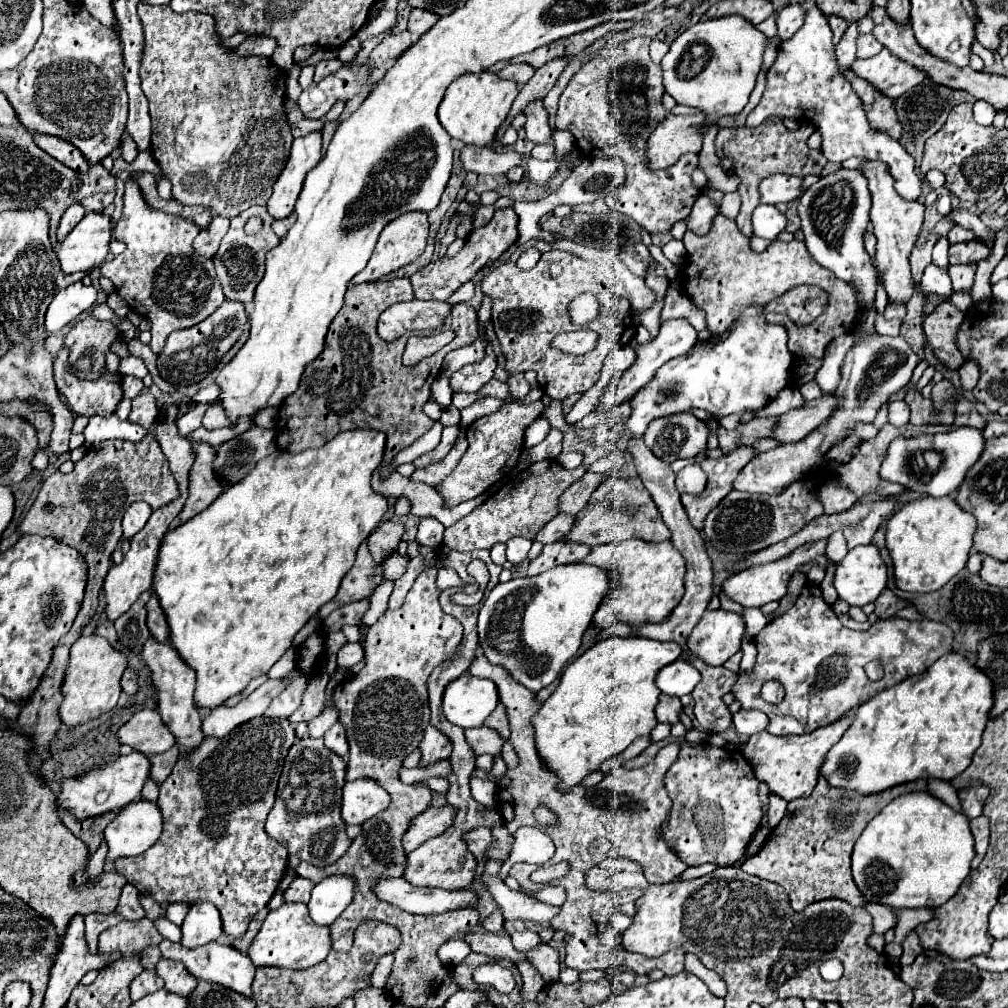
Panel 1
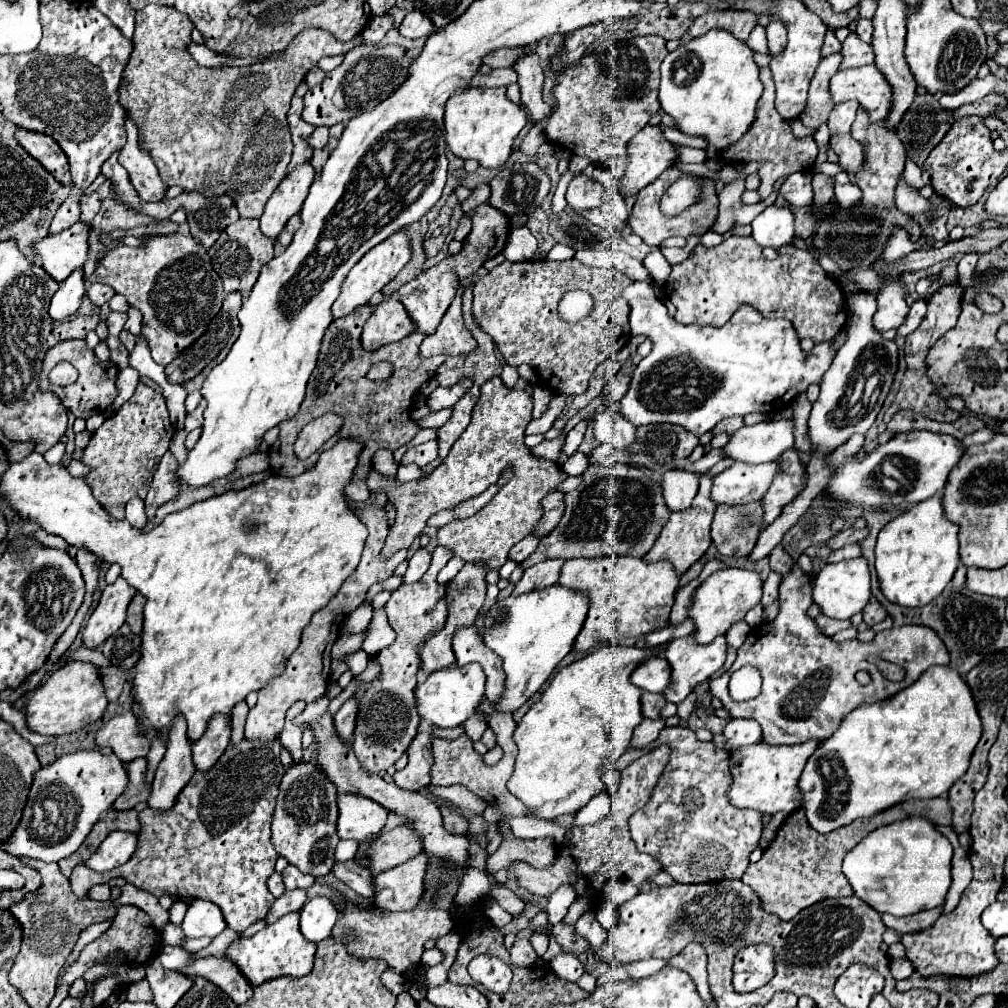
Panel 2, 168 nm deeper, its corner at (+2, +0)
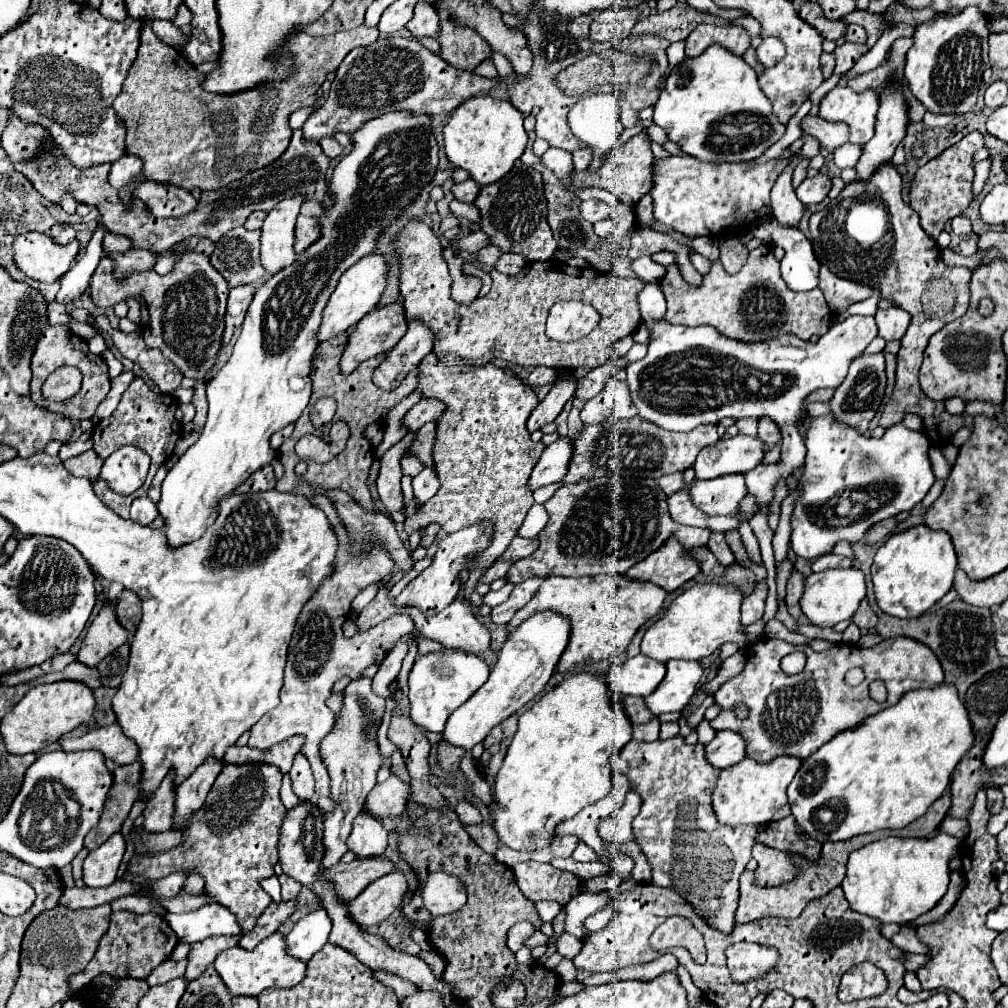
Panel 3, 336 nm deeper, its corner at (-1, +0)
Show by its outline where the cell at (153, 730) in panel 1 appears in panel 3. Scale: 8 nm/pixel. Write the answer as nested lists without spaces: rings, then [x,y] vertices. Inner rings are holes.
[[[117,723],[93,729],[79,739],[61,739],[59,743],[65,751],[81,751],[81,749],[99,751],[105,759],[111,759],[115,765],[133,763],[139,755],[137,745],[123,735]]]

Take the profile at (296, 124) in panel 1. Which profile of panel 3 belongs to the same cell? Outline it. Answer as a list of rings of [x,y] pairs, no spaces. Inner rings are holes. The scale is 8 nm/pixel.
[[[325,139],[321,141],[321,147],[323,147],[323,153],[329,157],[329,159],[335,159],[343,153],[343,147],[335,141],[335,139]]]

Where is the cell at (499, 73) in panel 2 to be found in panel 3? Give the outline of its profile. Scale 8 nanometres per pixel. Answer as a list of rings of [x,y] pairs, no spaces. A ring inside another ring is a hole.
[[[379,37],[375,43],[353,49],[343,63],[339,65],[337,77],[331,85],[329,99],[323,107],[315,109],[315,113],[309,115],[309,119],[303,125],[303,139],[319,143],[323,137],[333,137],[335,133],[355,133],[361,129],[367,121],[381,117],[391,111],[409,111],[413,115],[437,115],[437,113],[451,113],[455,107],[459,107],[465,99],[489,91],[495,85],[495,79],[483,79],[471,71],[461,71],[457,67],[451,67],[445,63],[439,55],[425,49],[415,39],[403,39],[403,37]]]

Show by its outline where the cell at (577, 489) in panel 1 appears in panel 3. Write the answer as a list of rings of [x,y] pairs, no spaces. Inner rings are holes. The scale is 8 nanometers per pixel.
[[[515,537],[509,545],[509,549],[499,557],[499,561],[517,561],[523,557],[529,557],[529,553],[533,553],[537,549],[537,537],[535,539],[521,539]]]

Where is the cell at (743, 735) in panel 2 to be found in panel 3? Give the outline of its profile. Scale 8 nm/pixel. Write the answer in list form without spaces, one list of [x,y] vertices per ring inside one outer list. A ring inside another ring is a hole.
[[[721,731],[715,735],[711,743],[705,745],[705,759],[715,769],[727,769],[731,765],[737,765],[745,757],[745,743],[737,733]]]

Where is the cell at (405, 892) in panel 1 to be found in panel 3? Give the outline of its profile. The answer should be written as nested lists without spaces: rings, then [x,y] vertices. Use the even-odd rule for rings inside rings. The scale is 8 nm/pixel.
[[[363,677],[351,681],[343,693],[343,707],[335,715],[333,729],[321,739],[319,755],[331,777],[329,793],[333,799],[333,811],[323,813],[323,845],[325,855],[321,859],[323,867],[339,863],[345,849],[345,839],[351,833],[353,819],[361,813],[369,791],[375,787],[375,777],[385,759],[377,749],[377,729],[385,713],[385,697],[379,697],[371,689],[371,679]]]

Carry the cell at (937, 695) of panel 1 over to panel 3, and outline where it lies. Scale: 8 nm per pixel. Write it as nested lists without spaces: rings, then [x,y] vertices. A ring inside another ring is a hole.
[[[941,683],[937,689],[915,689],[913,693],[905,693],[897,705],[865,719],[857,729],[845,729],[845,733],[833,737],[829,745],[823,745],[813,757],[807,757],[801,763],[801,769],[787,789],[797,831],[799,835],[825,843],[845,841],[879,829],[901,829],[921,817],[927,807],[943,795],[953,769],[971,747],[971,721],[951,685]]]

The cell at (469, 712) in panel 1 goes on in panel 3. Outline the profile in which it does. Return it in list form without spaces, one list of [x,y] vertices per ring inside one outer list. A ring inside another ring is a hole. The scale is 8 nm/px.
[[[447,649],[419,655],[409,673],[409,701],[411,701],[411,719],[415,725],[423,727],[425,731],[441,733],[445,729],[445,721],[449,715],[461,707],[489,677],[491,669],[479,655],[461,651],[461,649]]]

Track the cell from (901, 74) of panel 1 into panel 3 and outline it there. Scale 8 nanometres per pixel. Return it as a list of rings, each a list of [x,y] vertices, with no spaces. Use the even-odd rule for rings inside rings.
[[[835,87],[823,97],[819,115],[831,123],[845,123],[851,131],[849,141],[865,145],[873,137],[877,109],[879,97],[873,91],[853,93],[849,87]]]

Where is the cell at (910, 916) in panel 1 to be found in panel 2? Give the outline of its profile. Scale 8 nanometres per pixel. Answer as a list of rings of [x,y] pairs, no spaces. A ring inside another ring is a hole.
[[[945,826],[937,828],[940,833],[948,838],[954,847],[954,855],[952,859],[952,883],[946,896],[944,907],[942,907],[942,915],[946,915],[954,909],[954,905],[958,905],[962,891],[966,889],[966,883],[972,881],[972,865],[968,859],[968,847],[960,843],[960,837],[954,832],[952,827]]]

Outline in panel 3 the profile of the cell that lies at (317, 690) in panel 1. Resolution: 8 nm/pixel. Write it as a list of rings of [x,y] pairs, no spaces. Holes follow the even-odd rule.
[[[297,755],[293,761],[293,767],[289,771],[293,793],[299,797],[299,801],[311,801],[315,795],[315,781],[309,769],[309,763],[305,761],[303,755]]]

